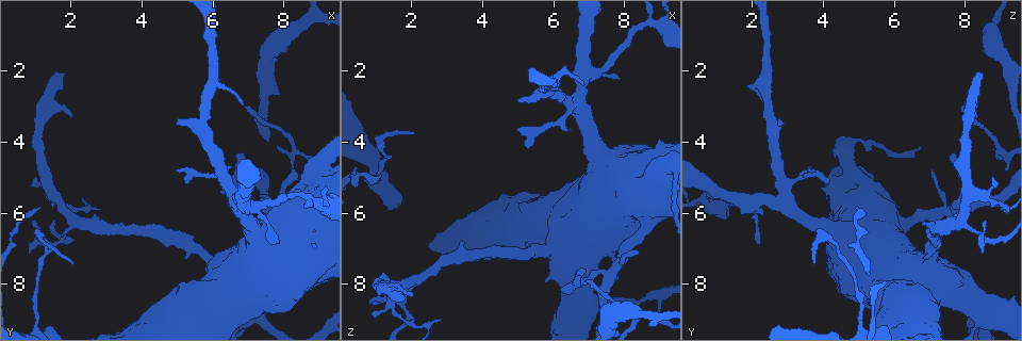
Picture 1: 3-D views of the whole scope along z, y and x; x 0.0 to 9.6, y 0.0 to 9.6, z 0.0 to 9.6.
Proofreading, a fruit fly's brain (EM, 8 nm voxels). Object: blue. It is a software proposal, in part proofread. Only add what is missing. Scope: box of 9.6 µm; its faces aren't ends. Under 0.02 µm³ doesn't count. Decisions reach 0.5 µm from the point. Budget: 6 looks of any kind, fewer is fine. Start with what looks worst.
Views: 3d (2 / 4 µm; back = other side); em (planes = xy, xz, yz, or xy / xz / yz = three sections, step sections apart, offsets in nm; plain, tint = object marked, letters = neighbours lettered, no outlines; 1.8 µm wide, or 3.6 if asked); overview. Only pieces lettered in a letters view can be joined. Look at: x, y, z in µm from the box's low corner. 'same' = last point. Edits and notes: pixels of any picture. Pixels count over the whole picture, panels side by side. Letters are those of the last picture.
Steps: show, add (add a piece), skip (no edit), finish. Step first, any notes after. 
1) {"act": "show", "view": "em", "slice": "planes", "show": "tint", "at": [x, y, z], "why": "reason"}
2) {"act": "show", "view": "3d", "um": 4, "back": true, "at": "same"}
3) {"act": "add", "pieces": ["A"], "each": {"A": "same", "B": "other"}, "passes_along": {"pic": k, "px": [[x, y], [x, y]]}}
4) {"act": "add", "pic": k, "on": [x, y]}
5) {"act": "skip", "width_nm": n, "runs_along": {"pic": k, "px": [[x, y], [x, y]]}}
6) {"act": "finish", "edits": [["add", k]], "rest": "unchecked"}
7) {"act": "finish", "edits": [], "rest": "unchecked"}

{"act": "show", "view": "3d", "um": 2, "back": true, "at": [2.10, 7.45, 3.75], "why": "tapers out"}

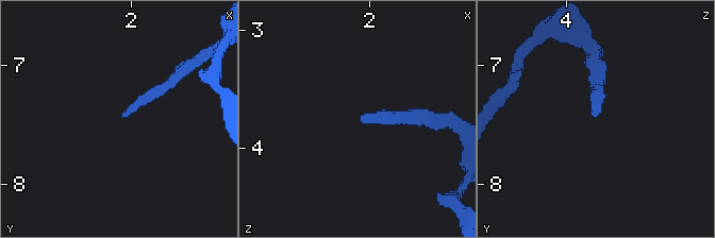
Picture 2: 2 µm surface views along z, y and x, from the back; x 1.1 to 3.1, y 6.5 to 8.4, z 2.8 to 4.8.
{"act": "show", "view": "em", "slice": "xy", "step": 4, "show": "letters", "at": [2.08, 7.42, 3.76]}

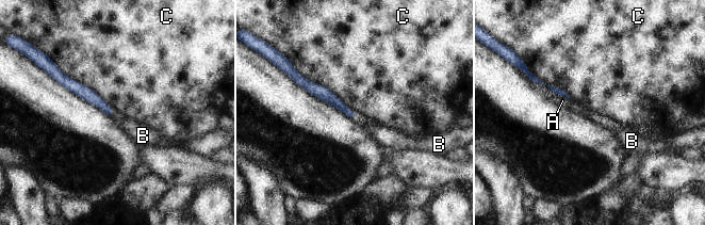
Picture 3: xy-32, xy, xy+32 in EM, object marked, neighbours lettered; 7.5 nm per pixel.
{"act": "show", "view": "em", "slice": "planes", "show": "letters", "at": "same"}

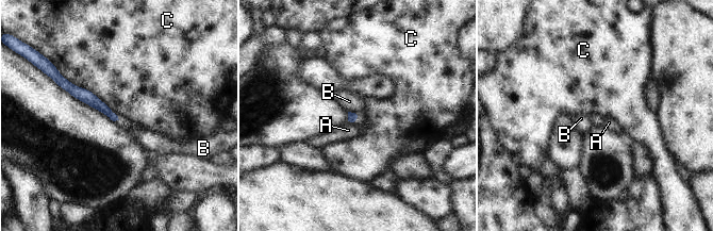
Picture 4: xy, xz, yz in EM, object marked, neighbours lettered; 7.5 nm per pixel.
{"act": "skip", "each": {"A": "other", "B": "other", "C": "other"}, "border": {"pic": 4, "px": [[61, 73], [94, 93], [119, 119]]}, "found": "none of them fits"}

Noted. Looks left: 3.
{"act": "show", "view": "3d", "um": 2, "at": [6.60, 4.40, 7.65], "why": "branch stops here"}

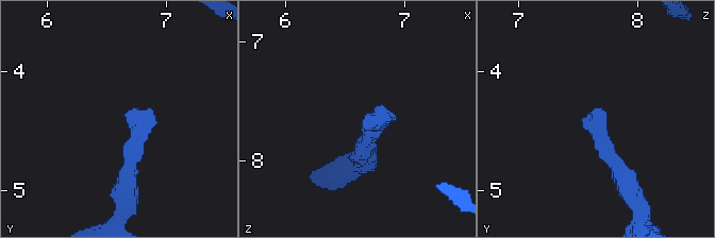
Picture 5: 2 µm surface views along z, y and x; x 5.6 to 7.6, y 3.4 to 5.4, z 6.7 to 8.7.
{"act": "show", "view": "em", "slice": "planes", "show": "letters", "at": [6.64, 4.36, 7.64]}

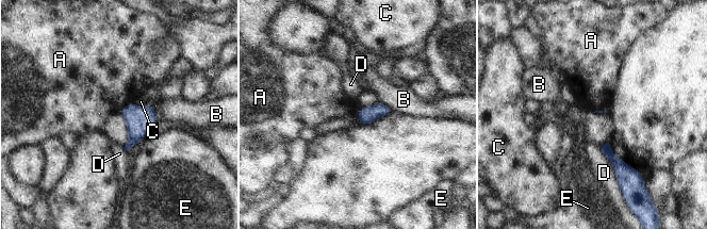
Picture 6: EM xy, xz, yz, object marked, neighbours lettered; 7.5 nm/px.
{"act": "skip", "each": {"A": "other", "B": "other", "C": "other", "D": "other", "E": "other"}, "border": {"pic": 6, "px": [[133, 102], [125, 105], [119, 111]]}, "found": "none of them fits"}

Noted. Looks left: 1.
{"act": "finish", "edits": [], "rest": "unchecked"}

